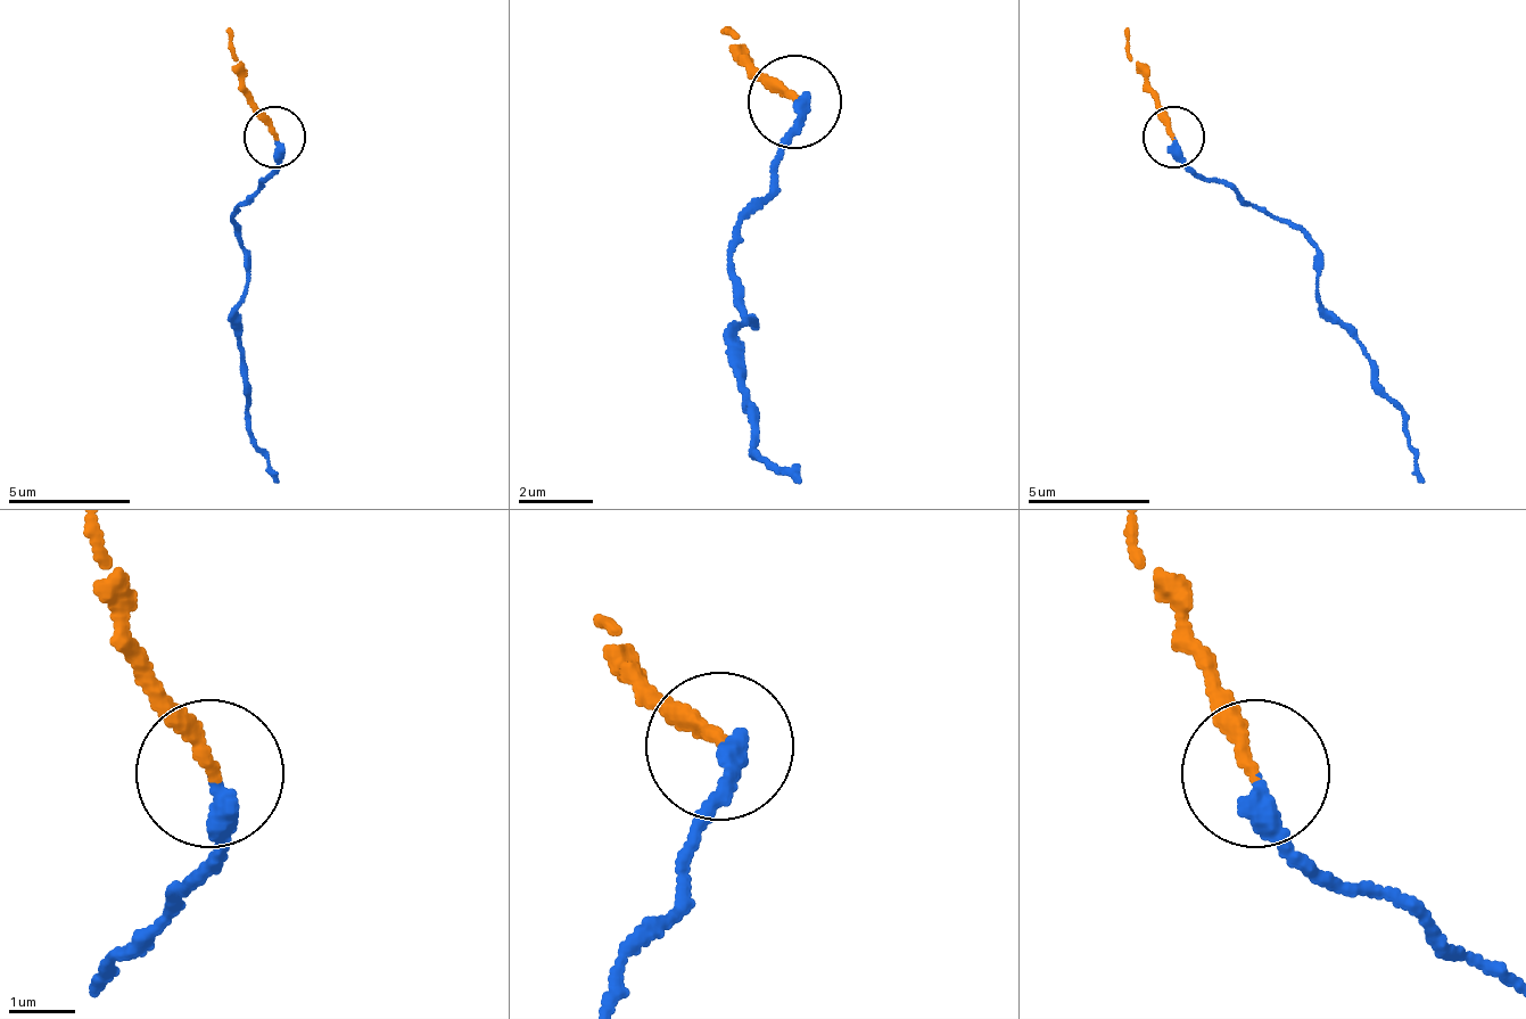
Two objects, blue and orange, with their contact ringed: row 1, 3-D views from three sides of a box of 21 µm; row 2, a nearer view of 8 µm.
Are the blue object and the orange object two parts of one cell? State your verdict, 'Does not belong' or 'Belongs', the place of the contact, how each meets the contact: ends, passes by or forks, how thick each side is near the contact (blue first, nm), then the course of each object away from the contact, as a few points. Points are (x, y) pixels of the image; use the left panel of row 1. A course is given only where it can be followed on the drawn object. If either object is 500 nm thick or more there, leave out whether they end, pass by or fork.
Belongs. Place: (274, 137). At the ring blue ends. At the ring orange ends. Thickness 320 nm (blue) against 200 nm. Course of blue: (275, 138), (275, 169), (233, 212), (233, 230), (245, 255), (245, 303), (239, 346), (245, 408), (275, 481). Course of orange: (275, 138), (227, 29)

